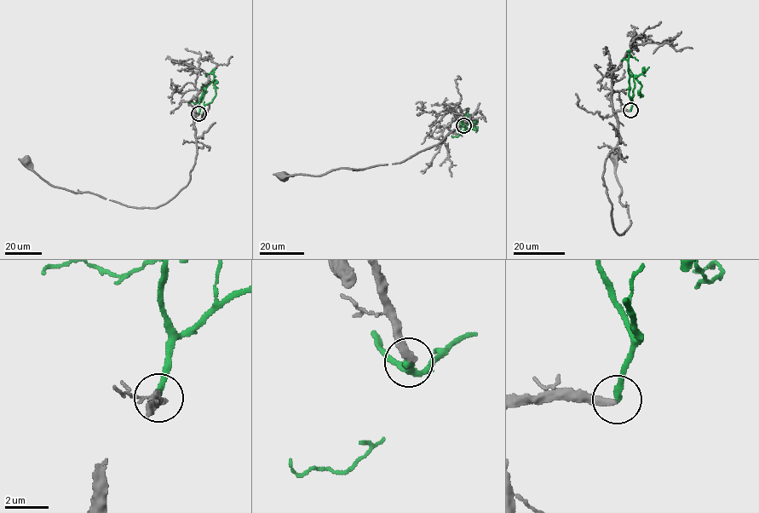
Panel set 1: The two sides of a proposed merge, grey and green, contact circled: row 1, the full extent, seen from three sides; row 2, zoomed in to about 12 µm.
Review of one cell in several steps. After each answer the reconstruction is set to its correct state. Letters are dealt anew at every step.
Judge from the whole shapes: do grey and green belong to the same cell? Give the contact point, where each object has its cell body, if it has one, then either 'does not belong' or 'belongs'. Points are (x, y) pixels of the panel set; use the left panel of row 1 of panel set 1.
(198, 113) | grey (25, 160) | green none | does not belong

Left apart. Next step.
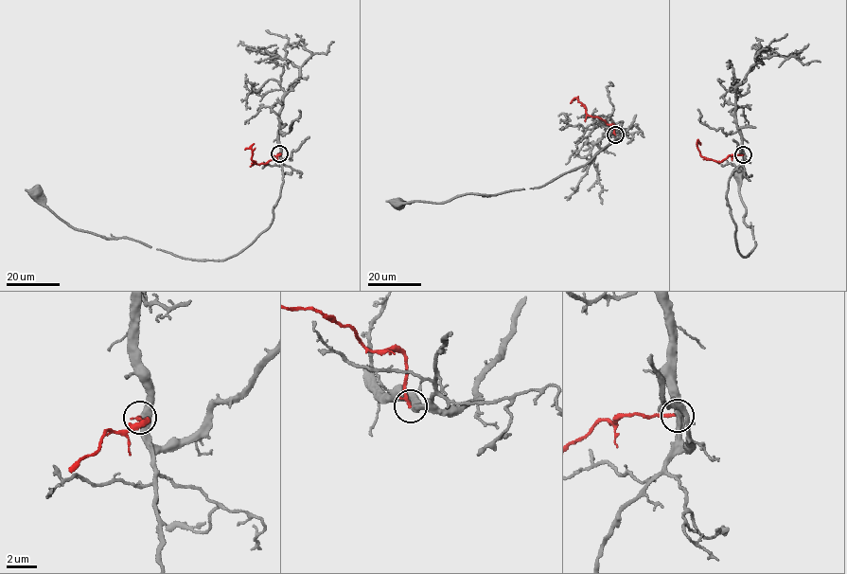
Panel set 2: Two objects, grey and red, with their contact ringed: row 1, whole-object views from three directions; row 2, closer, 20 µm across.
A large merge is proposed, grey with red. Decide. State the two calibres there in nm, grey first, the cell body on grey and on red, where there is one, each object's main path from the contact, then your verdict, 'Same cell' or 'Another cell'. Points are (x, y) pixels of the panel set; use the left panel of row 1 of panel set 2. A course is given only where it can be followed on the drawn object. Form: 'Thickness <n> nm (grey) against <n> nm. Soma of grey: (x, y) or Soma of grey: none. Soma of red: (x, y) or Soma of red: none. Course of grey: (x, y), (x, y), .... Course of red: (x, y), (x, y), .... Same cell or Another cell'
Thickness 480 nm (grey) against 220 nm. Soma of grey: (35, 191). Soma of red: none. Course of grey: (279, 153), (283, 180), (273, 222), (220, 260), (187, 260), (73, 228), (35, 191). Course of red: (279, 153), (265, 163), (255, 164), (252, 160), (252, 145), (249, 147). Another cell

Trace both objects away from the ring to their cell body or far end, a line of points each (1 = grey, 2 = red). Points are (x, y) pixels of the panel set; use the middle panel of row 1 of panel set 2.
1: (615, 134), (623, 122), (623, 136), (585, 165), (538, 187), (498, 194), (468, 193), (441, 203), (397, 204)
2: (615, 134), (613, 124), (588, 115), (585, 106), (574, 98), (573, 99)

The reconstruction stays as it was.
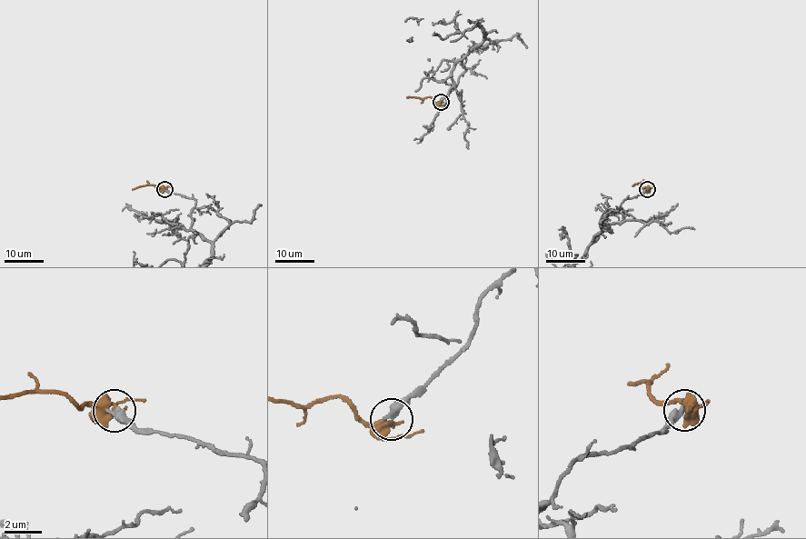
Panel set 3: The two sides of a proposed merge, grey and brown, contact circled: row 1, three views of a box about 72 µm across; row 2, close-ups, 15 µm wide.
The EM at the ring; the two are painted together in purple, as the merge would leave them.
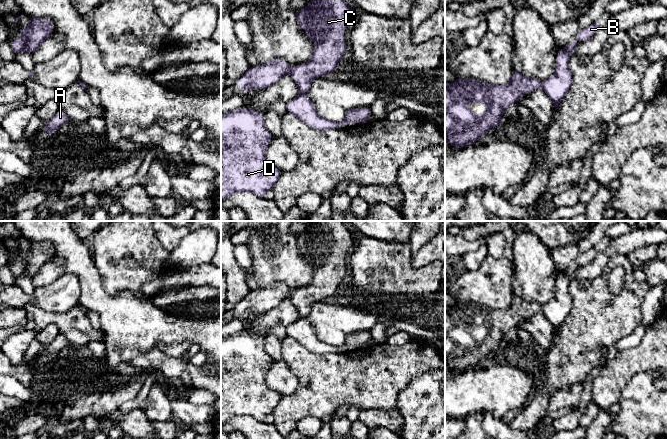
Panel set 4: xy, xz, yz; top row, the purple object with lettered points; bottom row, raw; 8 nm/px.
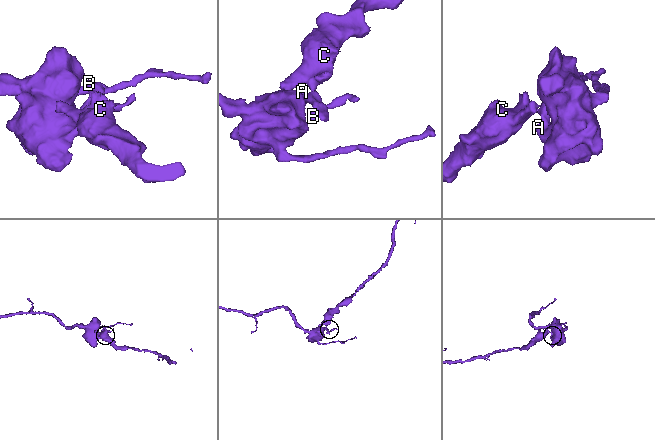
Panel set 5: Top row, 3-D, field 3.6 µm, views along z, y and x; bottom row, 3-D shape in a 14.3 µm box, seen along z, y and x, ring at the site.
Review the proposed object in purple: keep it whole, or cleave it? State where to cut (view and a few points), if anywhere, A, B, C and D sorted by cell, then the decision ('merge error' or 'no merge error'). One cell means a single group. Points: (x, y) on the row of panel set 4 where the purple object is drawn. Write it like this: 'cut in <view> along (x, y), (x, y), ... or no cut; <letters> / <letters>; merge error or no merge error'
cut in xz along (301, 92), (304, 94); A B D / C; merge error

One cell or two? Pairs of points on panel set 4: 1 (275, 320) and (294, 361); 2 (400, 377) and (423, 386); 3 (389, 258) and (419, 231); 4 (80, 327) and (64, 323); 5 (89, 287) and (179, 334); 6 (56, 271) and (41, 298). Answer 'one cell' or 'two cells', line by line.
1: two cells
2: two cells
3: two cells
4: one cell
5: one cell
6: two cells

